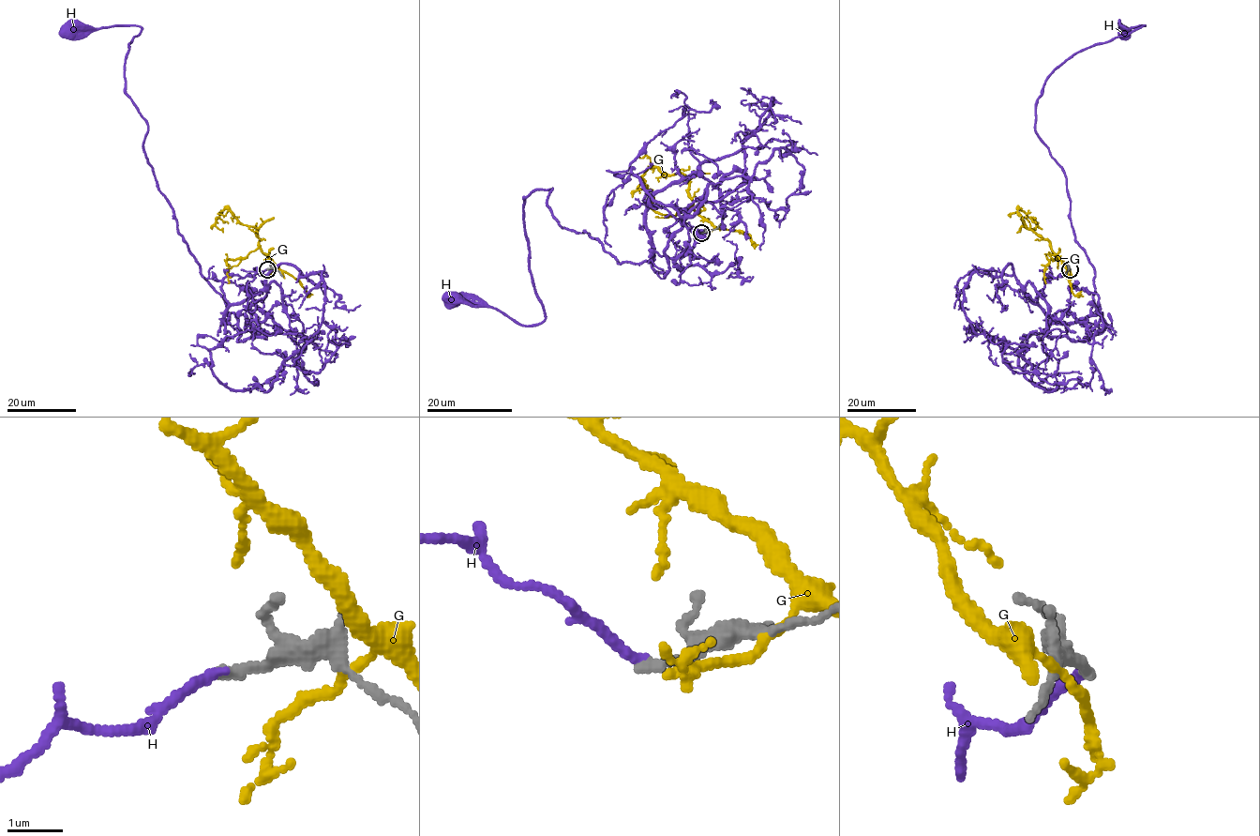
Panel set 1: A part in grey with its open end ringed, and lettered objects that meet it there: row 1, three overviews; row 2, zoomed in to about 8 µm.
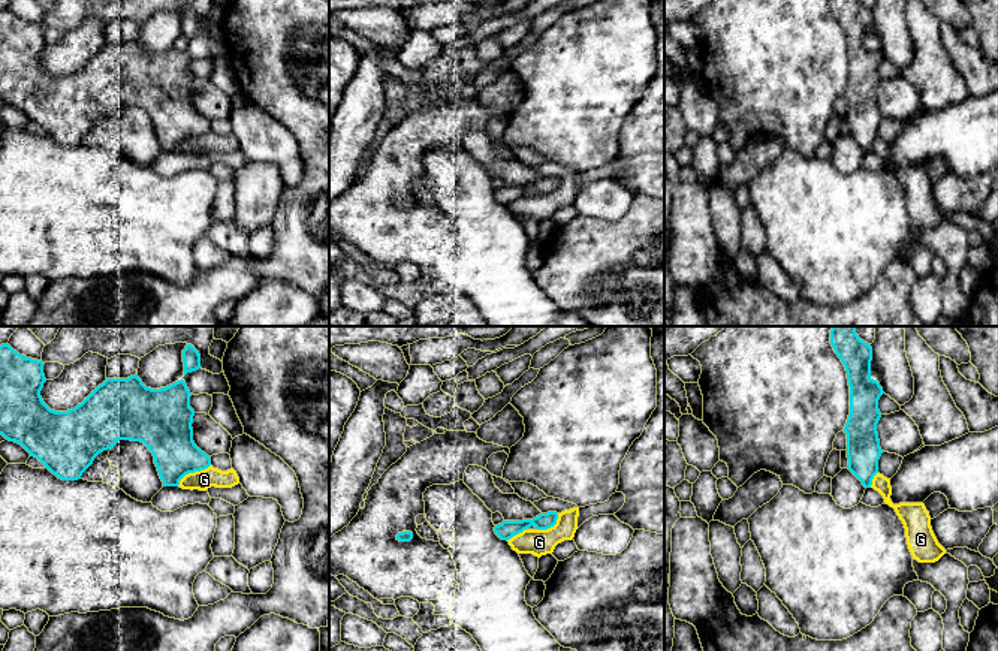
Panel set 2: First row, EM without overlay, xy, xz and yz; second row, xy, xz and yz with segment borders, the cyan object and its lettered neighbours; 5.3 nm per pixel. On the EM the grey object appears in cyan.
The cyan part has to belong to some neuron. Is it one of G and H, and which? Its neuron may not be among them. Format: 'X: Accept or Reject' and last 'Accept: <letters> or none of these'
G: Reject
H: Accept
Accept: H

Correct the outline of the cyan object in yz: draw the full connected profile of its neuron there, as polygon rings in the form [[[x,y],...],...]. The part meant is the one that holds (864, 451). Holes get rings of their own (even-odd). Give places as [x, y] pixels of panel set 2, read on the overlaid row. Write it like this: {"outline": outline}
{"outline": [[[832,326],[830,344],[845,367],[850,386],[850,415],[844,427],[848,470],[871,488],[883,453],[877,424],[881,418],[878,400],[884,394],[871,377],[872,347],[859,338],[856,326]]]}

